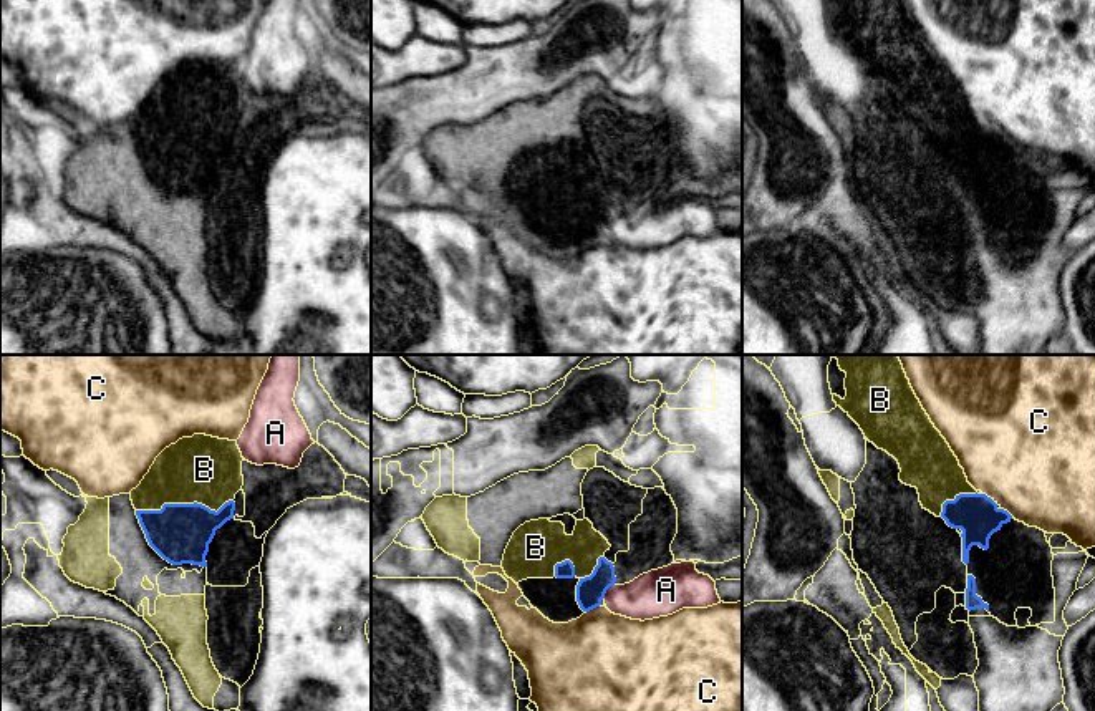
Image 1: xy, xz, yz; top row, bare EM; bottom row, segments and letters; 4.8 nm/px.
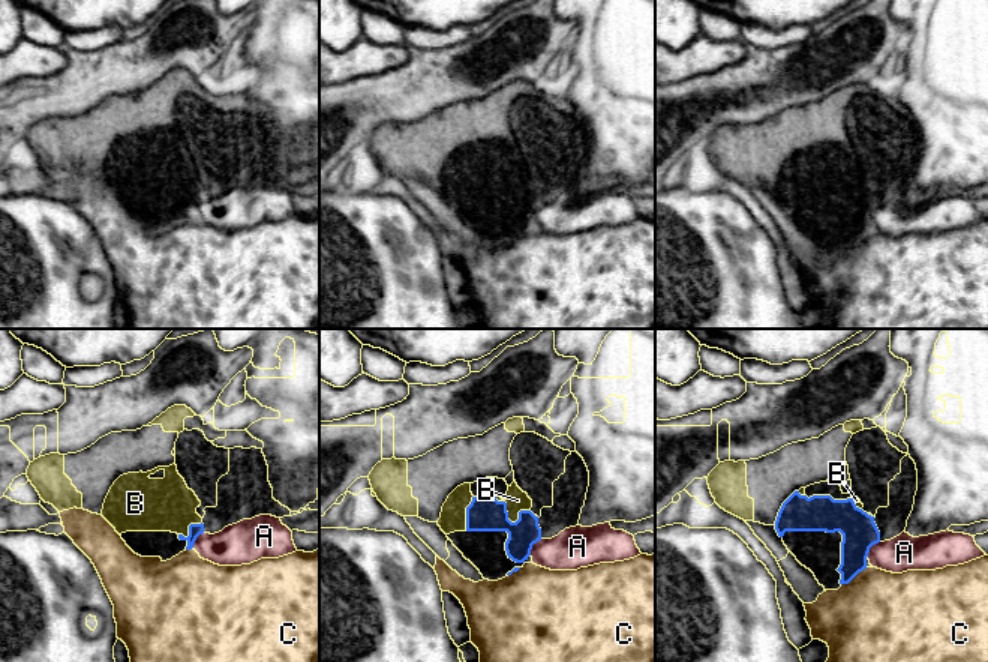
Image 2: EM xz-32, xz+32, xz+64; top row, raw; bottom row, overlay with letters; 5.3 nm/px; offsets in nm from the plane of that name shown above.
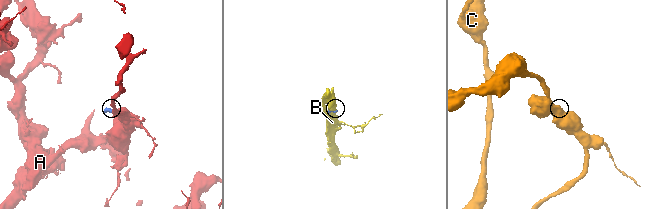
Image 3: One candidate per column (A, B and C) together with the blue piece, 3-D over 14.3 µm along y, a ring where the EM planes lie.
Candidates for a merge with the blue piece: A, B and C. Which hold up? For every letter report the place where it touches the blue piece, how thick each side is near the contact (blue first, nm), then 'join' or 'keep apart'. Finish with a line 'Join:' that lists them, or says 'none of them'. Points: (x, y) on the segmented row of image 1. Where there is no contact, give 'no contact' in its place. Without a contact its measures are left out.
A: contact xz (605, 592); calibres 140 and 220 nm; keep apart
B: contact xy (184, 504); calibres 280 and 320 nm; join
C: contact yz (991, 499); calibres 200 and 480 nm; keep apart
Join: B

